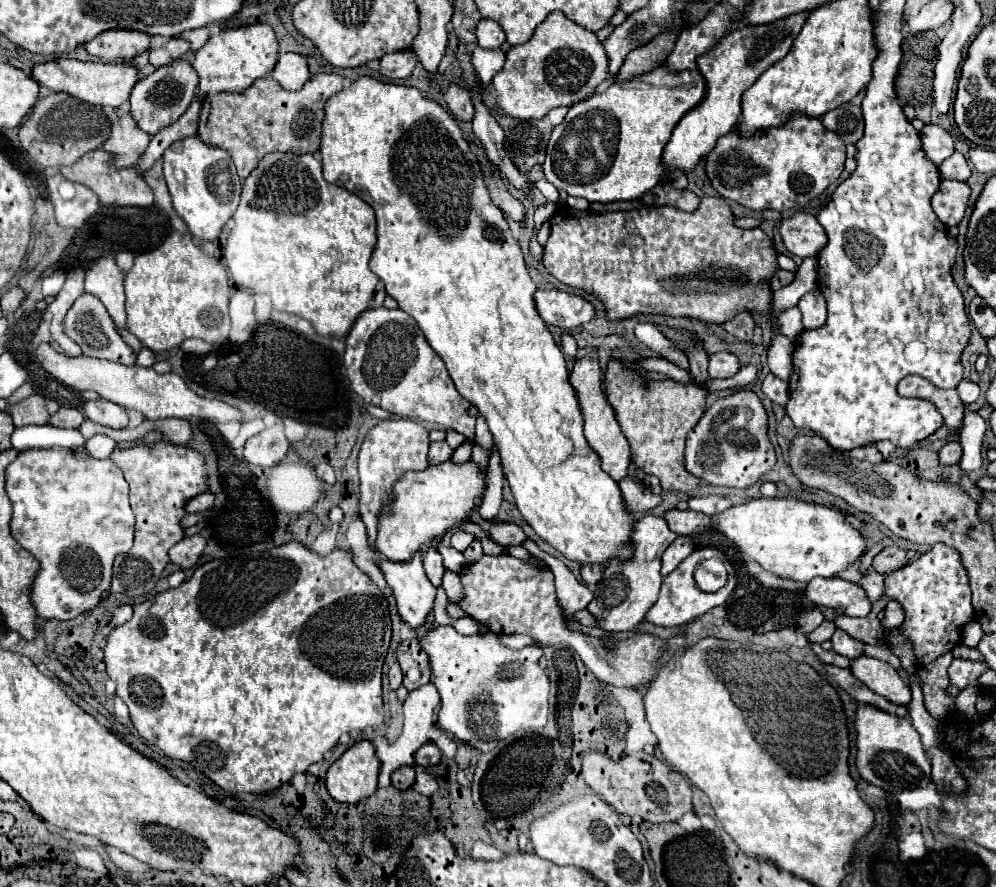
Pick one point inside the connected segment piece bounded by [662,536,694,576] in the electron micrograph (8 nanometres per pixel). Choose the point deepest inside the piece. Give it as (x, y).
(681, 547)

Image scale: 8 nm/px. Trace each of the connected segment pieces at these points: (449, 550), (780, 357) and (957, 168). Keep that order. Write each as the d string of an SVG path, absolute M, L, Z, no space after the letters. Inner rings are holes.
M442 538L440 544L438 544L438 552L442 554L442 560L444 560L444 568L446 570L452 570L452 572L460 572L464 568L464 556L454 550L452 546L448 546L448 538Z
M772 328L772 344L768 348L768 366L770 372L774 372L774 376L782 378L788 382L790 374L792 374L792 352L794 352L794 340L778 334Z
M954 152L948 160L942 162L940 176L948 178L948 180L964 180L966 182L970 178L970 166L960 152Z

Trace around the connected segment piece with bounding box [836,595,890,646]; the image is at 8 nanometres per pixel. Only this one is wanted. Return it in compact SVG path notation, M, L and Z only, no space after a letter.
M884 595L878 602L873 603L872 612L866 618L848 618L848 616L836 616L836 626L842 628L846 634L850 634L854 640L864 644L882 646L884 644L884 630L878 620L878 613L885 608L890 599Z

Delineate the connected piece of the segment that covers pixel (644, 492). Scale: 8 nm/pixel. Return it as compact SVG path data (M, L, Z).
M626 476L618 484L620 484L622 496L626 500L626 506L632 512L648 512L650 508L654 508L656 504L662 502L662 498L658 494L652 494L648 488L644 488L642 480L636 476Z

